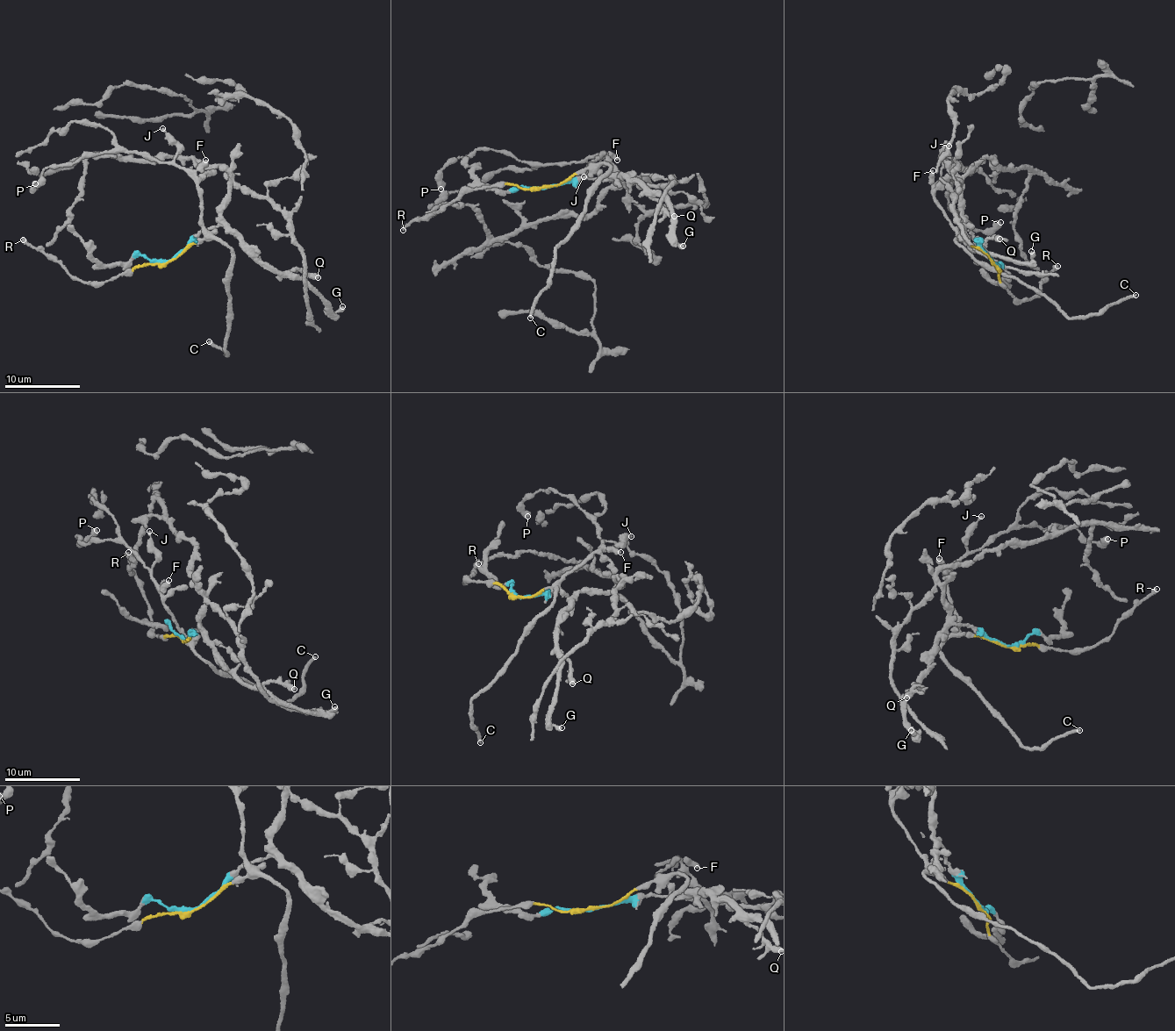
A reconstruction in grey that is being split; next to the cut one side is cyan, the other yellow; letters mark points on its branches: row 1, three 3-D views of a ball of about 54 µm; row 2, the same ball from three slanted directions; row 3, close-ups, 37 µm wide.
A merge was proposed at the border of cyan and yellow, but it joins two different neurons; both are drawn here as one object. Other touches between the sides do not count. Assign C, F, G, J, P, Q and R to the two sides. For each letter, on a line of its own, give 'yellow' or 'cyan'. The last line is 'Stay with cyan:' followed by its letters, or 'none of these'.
C: yellow
F: yellow
G: cyan
J: yellow
P: yellow
Q: cyan
R: yellow
Stay with cyan: G, Q

